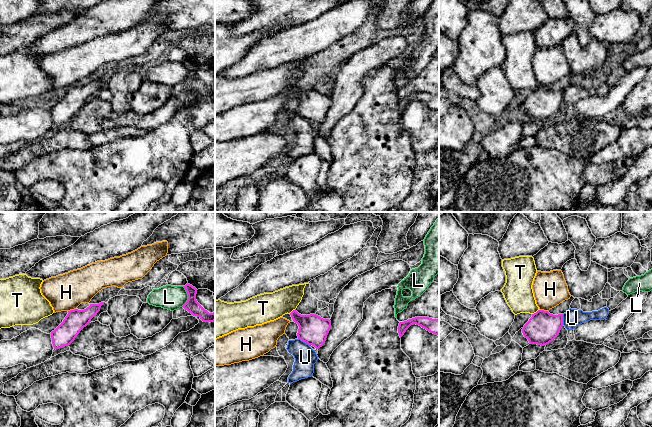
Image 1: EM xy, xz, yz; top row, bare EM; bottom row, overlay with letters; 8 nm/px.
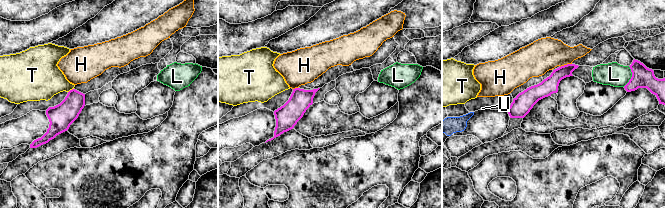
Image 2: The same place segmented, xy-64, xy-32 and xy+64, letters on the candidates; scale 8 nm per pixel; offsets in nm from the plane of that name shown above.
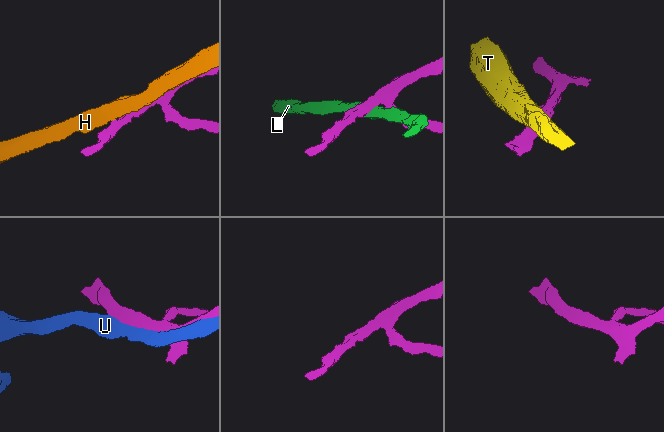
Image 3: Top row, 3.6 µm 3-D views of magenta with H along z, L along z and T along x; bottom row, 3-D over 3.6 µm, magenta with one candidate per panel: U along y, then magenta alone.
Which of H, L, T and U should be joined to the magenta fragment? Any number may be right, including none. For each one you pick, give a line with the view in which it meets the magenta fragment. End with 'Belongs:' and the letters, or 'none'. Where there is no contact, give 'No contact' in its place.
Belongs: none

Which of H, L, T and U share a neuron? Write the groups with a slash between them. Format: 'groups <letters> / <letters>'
groups H / L / T / U

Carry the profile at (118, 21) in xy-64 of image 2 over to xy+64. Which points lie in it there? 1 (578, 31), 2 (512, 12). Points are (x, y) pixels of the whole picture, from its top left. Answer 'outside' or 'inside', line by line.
1: outside
2: outside

